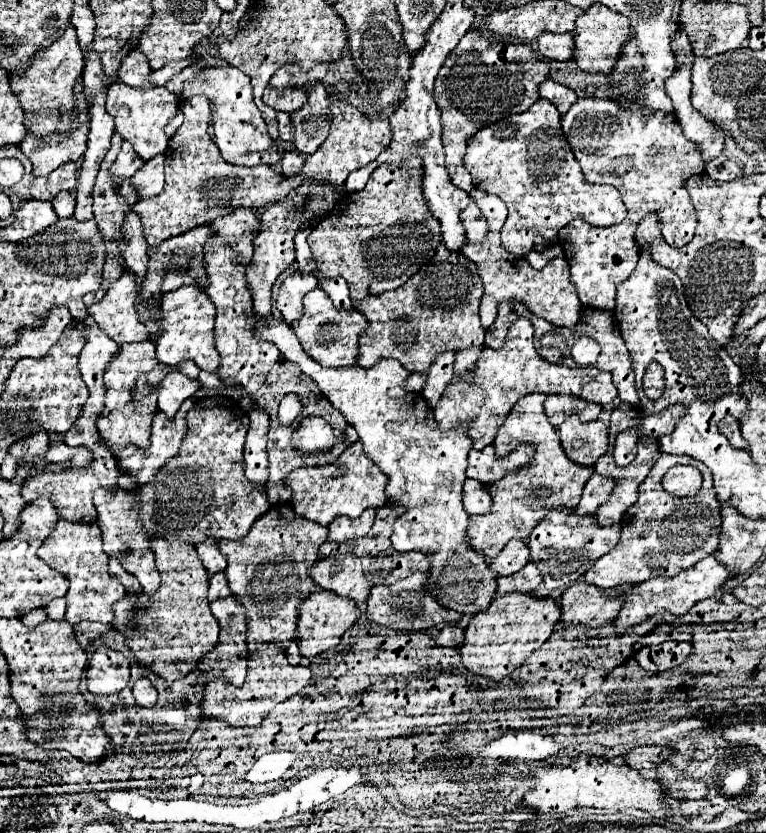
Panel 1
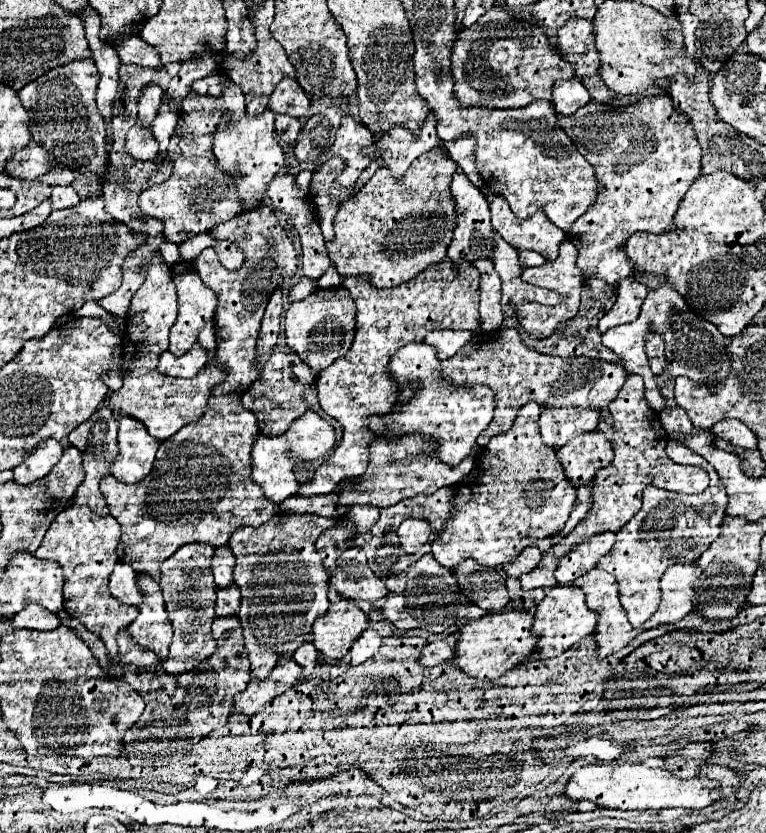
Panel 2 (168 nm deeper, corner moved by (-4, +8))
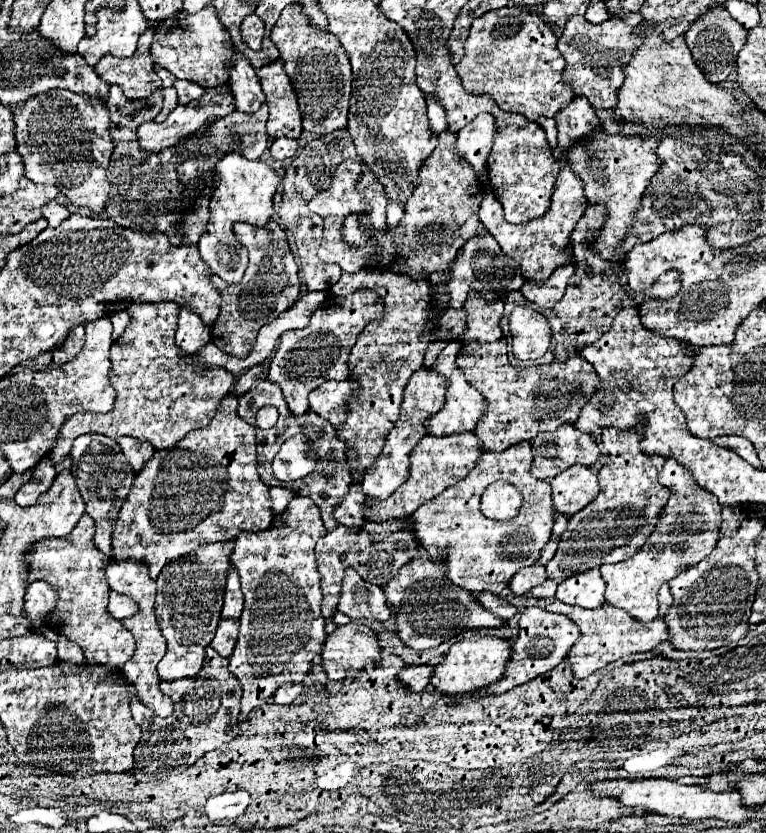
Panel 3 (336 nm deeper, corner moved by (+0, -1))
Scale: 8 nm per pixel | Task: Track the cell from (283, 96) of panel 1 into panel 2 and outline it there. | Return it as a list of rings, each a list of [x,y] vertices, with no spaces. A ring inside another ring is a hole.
[[[284,77],[276,85],[276,89],[272,91],[268,107],[274,113],[286,113],[286,115],[292,115],[292,117],[304,117],[308,107],[310,107],[310,99],[304,93],[304,89],[300,89],[296,79]]]

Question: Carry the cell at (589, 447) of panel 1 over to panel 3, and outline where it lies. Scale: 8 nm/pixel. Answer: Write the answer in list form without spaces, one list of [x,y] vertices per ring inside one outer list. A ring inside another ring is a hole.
[[[572,466],[552,480],[552,508],[572,516],[598,496],[598,472],[586,466]]]

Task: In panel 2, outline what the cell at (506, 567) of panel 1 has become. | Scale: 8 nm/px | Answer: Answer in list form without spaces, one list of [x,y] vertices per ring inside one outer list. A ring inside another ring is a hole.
[[[530,545],[528,549],[522,549],[522,553],[518,557],[514,557],[514,561],[510,561],[508,565],[504,565],[502,569],[504,569],[504,573],[508,577],[518,579],[520,575],[530,573],[538,565],[540,557],[542,557],[542,551],[536,545]]]

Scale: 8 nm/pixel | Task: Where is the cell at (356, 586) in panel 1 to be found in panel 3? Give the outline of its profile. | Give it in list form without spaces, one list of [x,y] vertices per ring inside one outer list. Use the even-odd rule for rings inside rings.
[[[352,568],[346,570],[346,578],[342,584],[342,598],[338,610],[354,620],[388,620],[390,608],[386,604],[386,596],[380,586],[364,582]]]

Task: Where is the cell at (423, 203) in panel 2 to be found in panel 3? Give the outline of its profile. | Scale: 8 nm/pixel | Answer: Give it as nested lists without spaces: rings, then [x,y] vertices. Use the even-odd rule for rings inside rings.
[[[444,130],[438,136],[438,146],[432,156],[424,162],[420,170],[420,184],[406,202],[404,218],[396,230],[386,230],[382,234],[372,234],[360,228],[360,216],[348,216],[342,228],[344,240],[350,246],[364,246],[370,236],[378,240],[382,248],[382,260],[378,270],[388,270],[400,274],[408,268],[412,278],[422,278],[424,274],[444,270],[454,258],[456,252],[474,236],[484,236],[486,228],[478,220],[478,208],[484,200],[484,190],[478,180],[478,174],[472,172],[468,162],[456,154],[456,134]]]

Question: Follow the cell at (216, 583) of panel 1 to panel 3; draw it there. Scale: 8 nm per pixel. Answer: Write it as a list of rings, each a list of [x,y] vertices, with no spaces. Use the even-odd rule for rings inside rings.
[[[222,620],[218,630],[216,630],[216,636],[212,640],[212,648],[222,656],[222,658],[230,658],[234,646],[236,646],[236,640],[238,640],[238,620]]]

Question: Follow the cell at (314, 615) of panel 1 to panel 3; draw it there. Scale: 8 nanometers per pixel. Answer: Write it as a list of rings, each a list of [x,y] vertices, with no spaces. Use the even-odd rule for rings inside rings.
[[[350,622],[326,636],[322,668],[330,680],[356,678],[360,670],[382,660],[376,632],[360,622]]]

